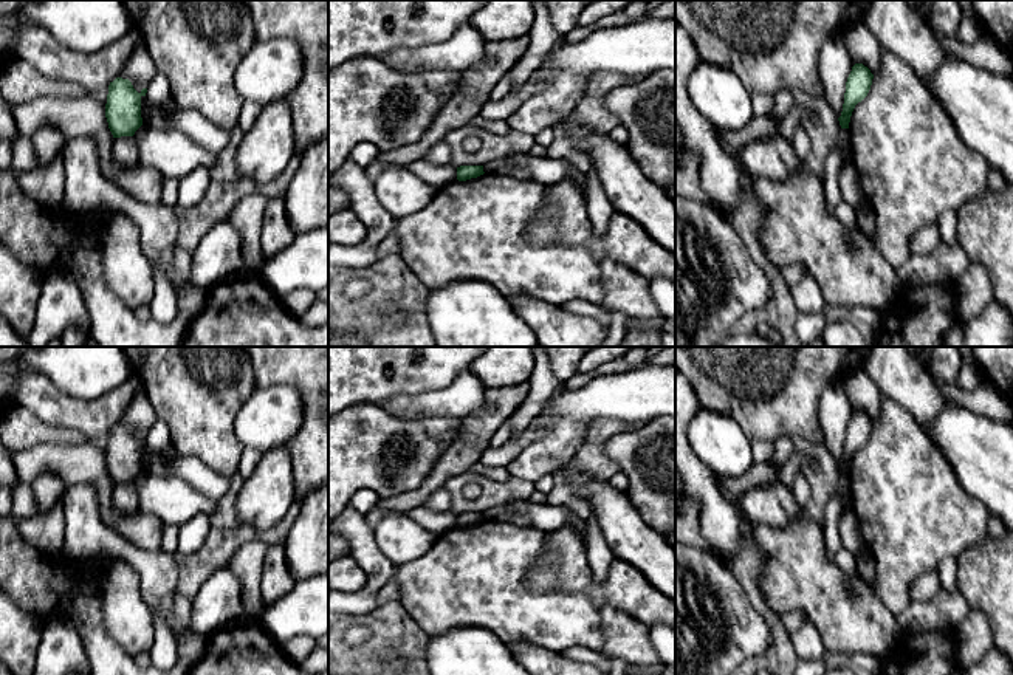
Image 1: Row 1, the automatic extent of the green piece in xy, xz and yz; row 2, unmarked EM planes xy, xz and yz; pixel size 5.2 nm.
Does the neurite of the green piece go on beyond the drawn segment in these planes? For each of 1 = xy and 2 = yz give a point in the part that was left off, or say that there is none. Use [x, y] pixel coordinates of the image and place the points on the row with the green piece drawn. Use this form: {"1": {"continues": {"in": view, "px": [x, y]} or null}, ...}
{"1": {"continues": null}, "2": {"continues": null}}

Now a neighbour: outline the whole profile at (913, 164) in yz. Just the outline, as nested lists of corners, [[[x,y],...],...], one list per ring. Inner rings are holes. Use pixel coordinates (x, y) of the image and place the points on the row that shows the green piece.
[[[883,51],[849,132],[875,215],[875,246],[895,268],[906,263],[917,231],[988,190],[988,161],[965,146],[945,108],[894,53]]]

